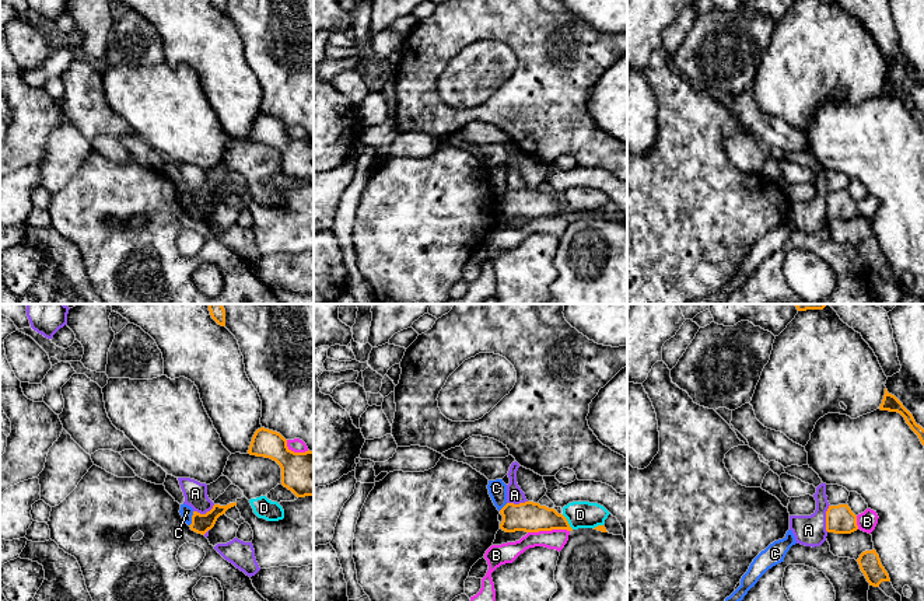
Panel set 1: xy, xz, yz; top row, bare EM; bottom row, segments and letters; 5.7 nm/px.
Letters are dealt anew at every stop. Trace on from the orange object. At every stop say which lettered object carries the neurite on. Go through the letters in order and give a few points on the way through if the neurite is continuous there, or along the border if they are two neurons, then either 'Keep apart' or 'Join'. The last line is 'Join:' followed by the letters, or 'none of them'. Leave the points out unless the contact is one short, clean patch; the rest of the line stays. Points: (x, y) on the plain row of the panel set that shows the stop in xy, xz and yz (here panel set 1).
A: Boundary: yz (829, 191), (826, 217). Keep apart
B: Keep apart
C: Boundary: xy (193, 198), (189, 212). Keep apart
D: Boundary: xz (562, 201), (573, 215). Keep apart
Join: none of them

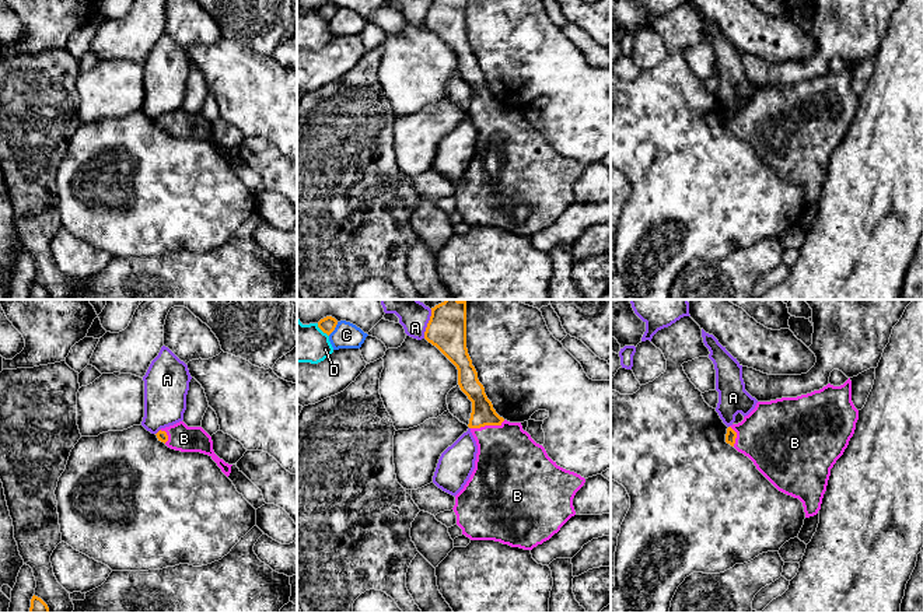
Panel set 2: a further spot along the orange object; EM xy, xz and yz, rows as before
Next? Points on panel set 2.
A: Keep apart
B: Path across: xz (482, 101), (488, 111), (509, 149). Join
C: Keep apart
D: Keep apart
Join: B

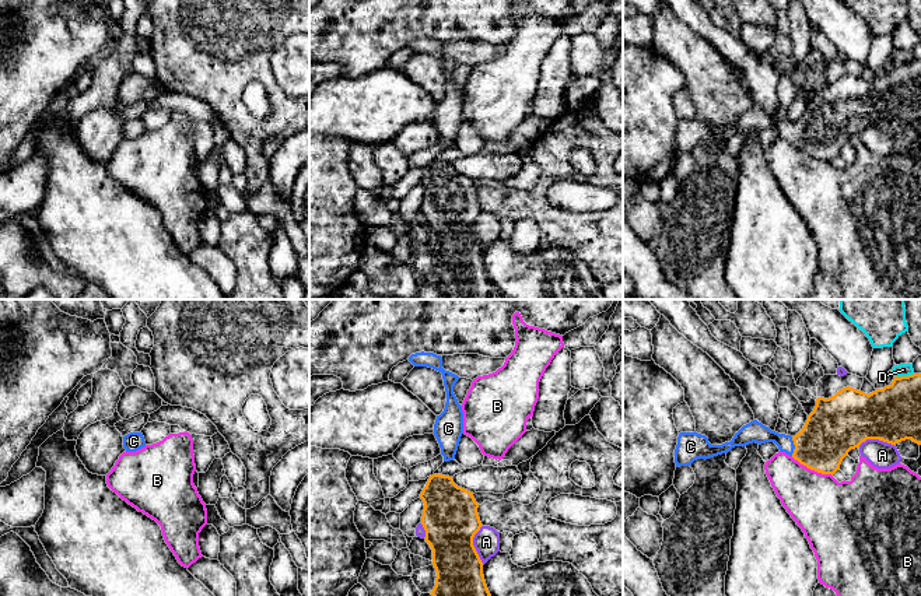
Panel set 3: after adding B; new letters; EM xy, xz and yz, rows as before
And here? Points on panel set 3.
A: Keep apart
B: Keep apart
C: Path across: yz (833, 115), (815, 133), (795, 133), (755, 118). Join
D: Boundary: yz (913, 59), (904, 63), (895, 63). Keep apart
Join: C

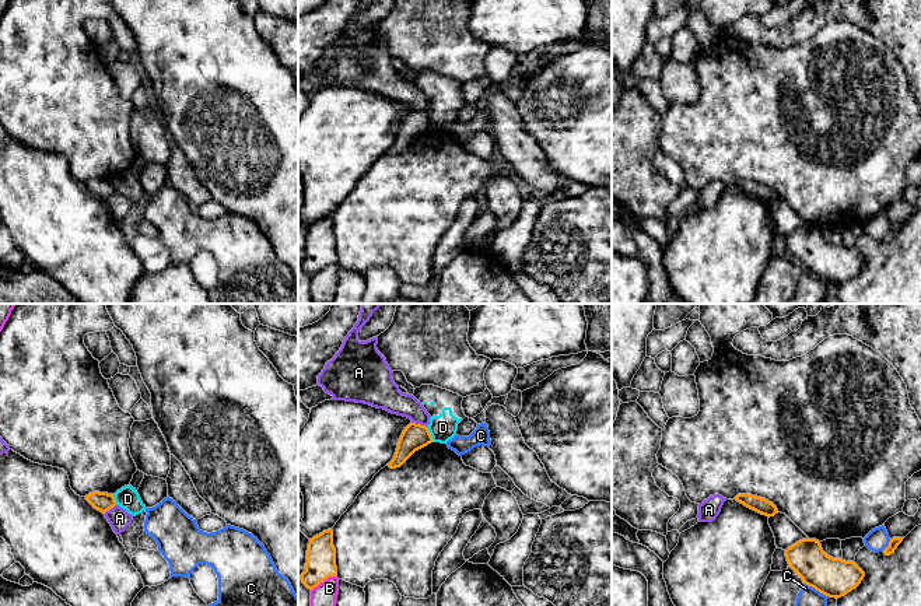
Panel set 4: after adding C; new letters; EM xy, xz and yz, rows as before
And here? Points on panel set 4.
A: Keep apart
B: Keep apart
C: Keep apart
D: Boundary: xz (426, 114), (433, 128). Keep apart
Join: none of them

